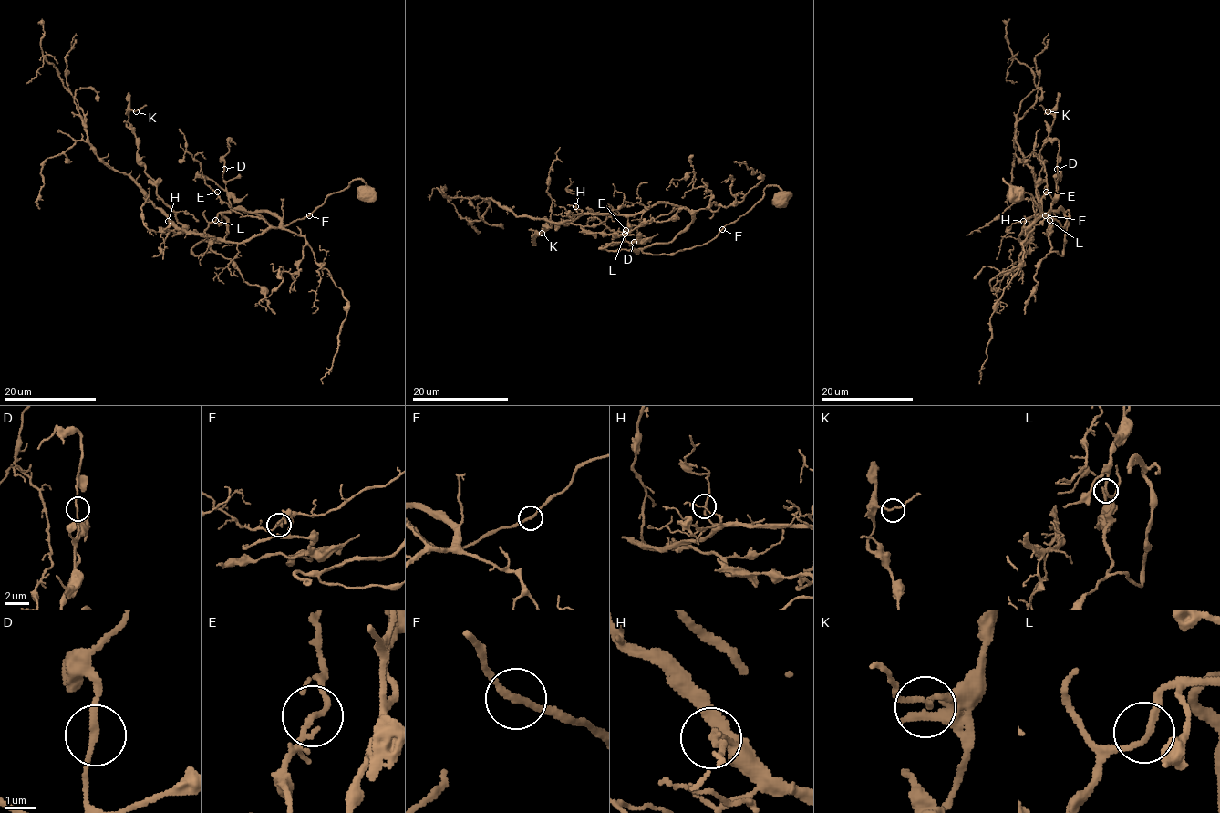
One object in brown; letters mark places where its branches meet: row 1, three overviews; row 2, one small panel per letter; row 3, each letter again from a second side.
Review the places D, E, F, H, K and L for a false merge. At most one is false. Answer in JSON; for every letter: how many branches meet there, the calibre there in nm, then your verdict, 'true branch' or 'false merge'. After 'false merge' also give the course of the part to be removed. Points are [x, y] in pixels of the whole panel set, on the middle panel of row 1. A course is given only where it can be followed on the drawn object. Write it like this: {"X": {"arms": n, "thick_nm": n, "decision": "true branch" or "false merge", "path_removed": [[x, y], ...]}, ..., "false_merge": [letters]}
{"D": {"arms": 2, "thick_nm": 160, "decision": "true branch"}, "E": {"arms": 2, "thick_nm": 160, "decision": "true branch"}, "F": {"arms": 2, "thick_nm": 190, "decision": "true branch"}, "H": {"arms": 2, "thick_nm": 150, "decision": "true branch"}, "K": {"arms": 2, "thick_nm": 140, "decision": "true branch"}, "L": {"arms": 2, "thick_nm": 170, "decision": "true branch"}, "false_merge": []}

